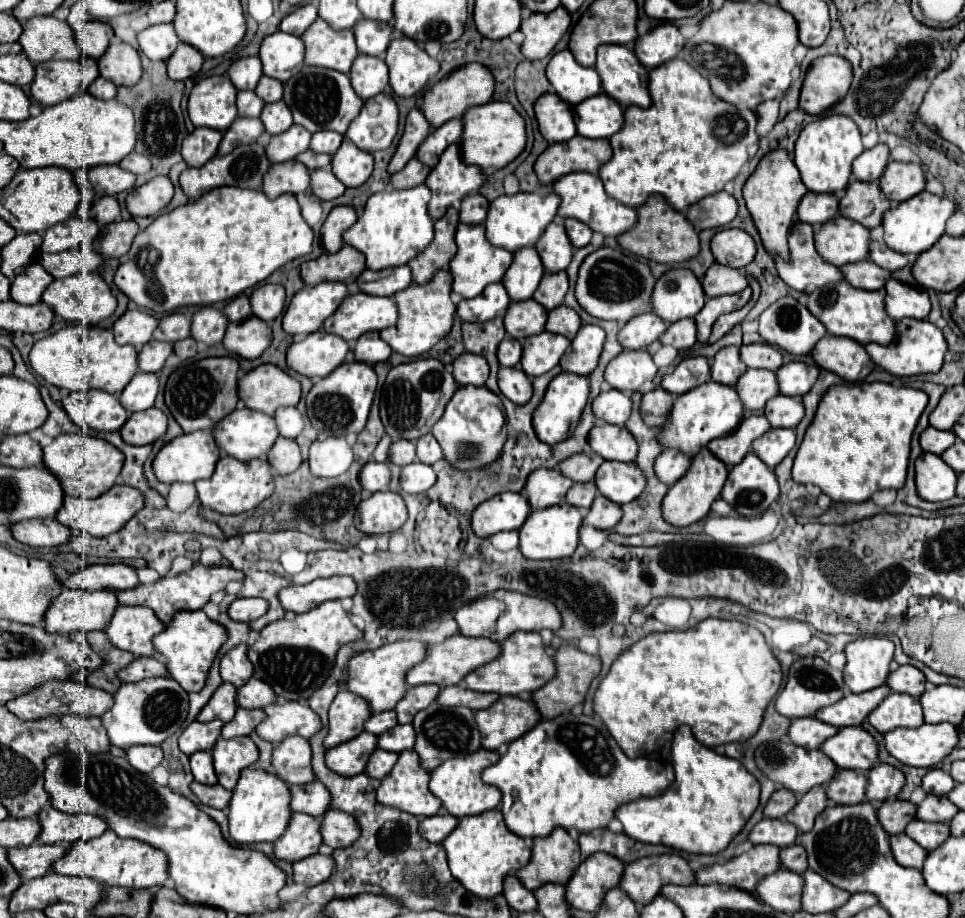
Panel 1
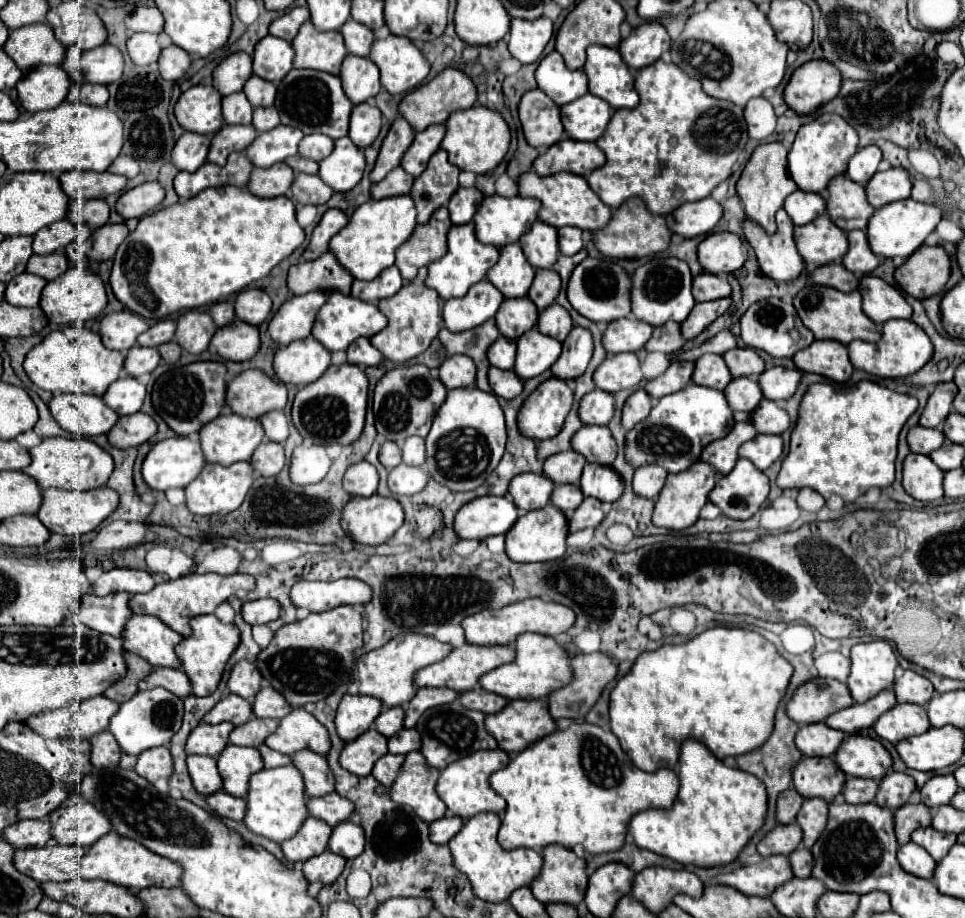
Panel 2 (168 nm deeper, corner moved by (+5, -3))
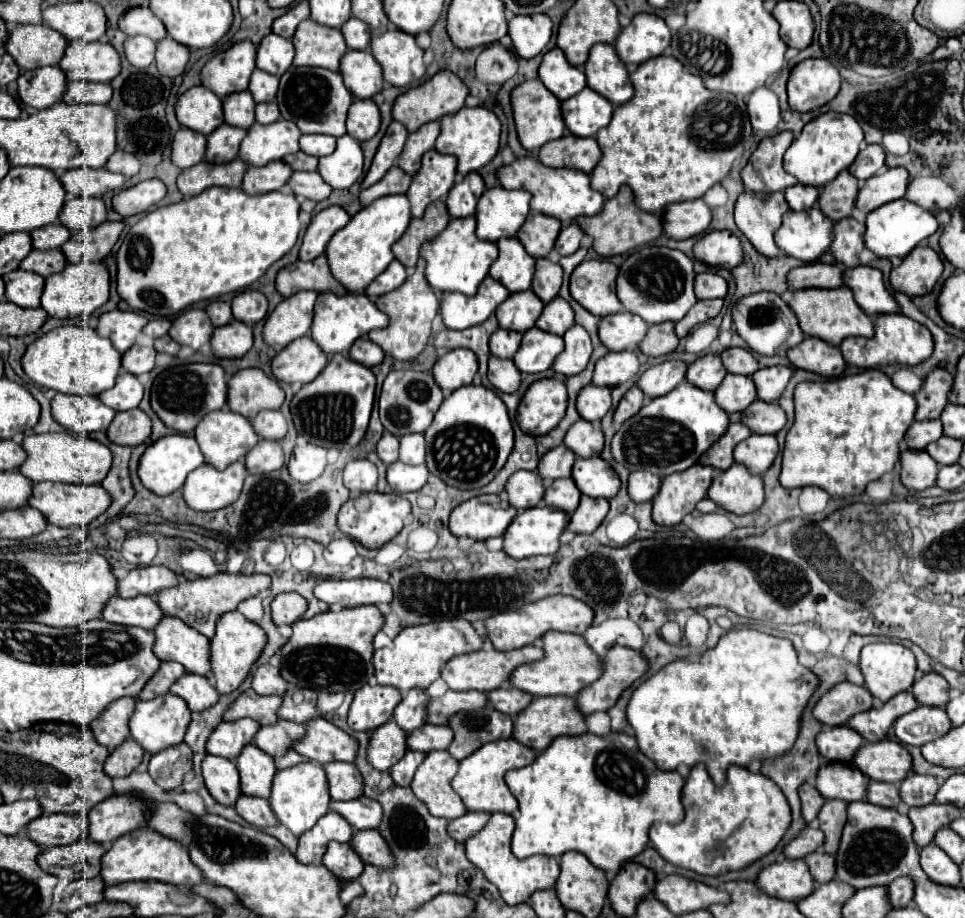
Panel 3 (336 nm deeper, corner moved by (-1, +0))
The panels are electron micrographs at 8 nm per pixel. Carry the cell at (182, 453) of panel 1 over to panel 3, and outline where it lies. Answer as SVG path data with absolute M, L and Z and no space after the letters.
M171 434L171 436L163 436L157 442L153 442L145 454L139 460L139 478L143 482L145 488L149 488L151 492L157 492L159 496L167 496L171 492L175 492L177 488L181 488L185 484L185 478L191 470L199 468L203 464L203 454L199 450L199 444L193 436L185 436L185 434Z

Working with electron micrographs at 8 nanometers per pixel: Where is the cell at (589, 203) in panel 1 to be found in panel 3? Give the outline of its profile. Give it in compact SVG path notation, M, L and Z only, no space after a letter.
M519 158L509 166L499 168L499 182L507 190L527 190L533 194L531 210L553 216L561 222L573 222L579 216L595 216L603 210L605 198L591 188L589 176L573 168L547 168L537 158Z

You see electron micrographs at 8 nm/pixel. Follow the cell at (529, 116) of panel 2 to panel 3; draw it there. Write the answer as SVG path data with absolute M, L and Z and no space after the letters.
M527 80L519 84L511 94L511 102L513 102L513 116L517 124L519 142L523 144L525 150L529 152L539 150L543 144L557 140L559 136L565 134L565 122L561 116L561 100L557 96L551 96L551 92L543 86L541 80Z

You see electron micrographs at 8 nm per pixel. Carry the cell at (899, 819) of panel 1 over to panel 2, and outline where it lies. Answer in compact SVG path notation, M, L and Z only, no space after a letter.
M907 803L895 811L895 831L897 831L897 841L899 845L905 845L911 841L911 833L919 827L929 827L931 825L931 809L925 807L923 803L913 805Z

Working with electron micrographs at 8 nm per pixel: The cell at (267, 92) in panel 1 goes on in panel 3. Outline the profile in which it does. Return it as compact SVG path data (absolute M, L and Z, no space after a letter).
M263 70L253 72L251 82L249 82L249 92L253 94L255 102L271 102L271 100L275 100L277 88L279 88L279 78L277 76L273 76L269 72L263 72Z

